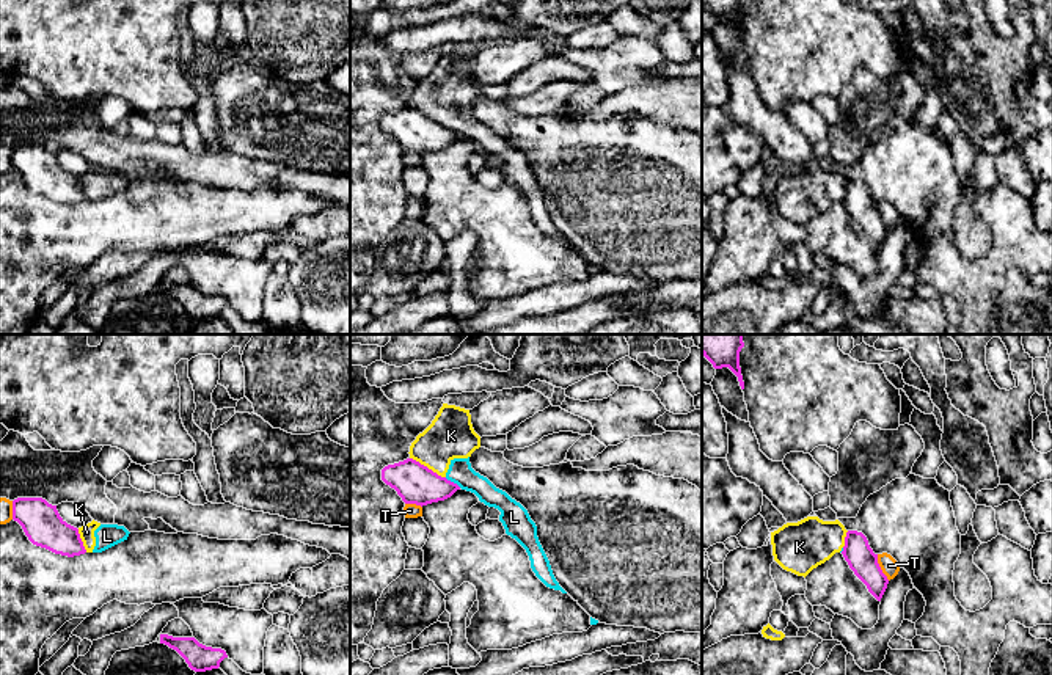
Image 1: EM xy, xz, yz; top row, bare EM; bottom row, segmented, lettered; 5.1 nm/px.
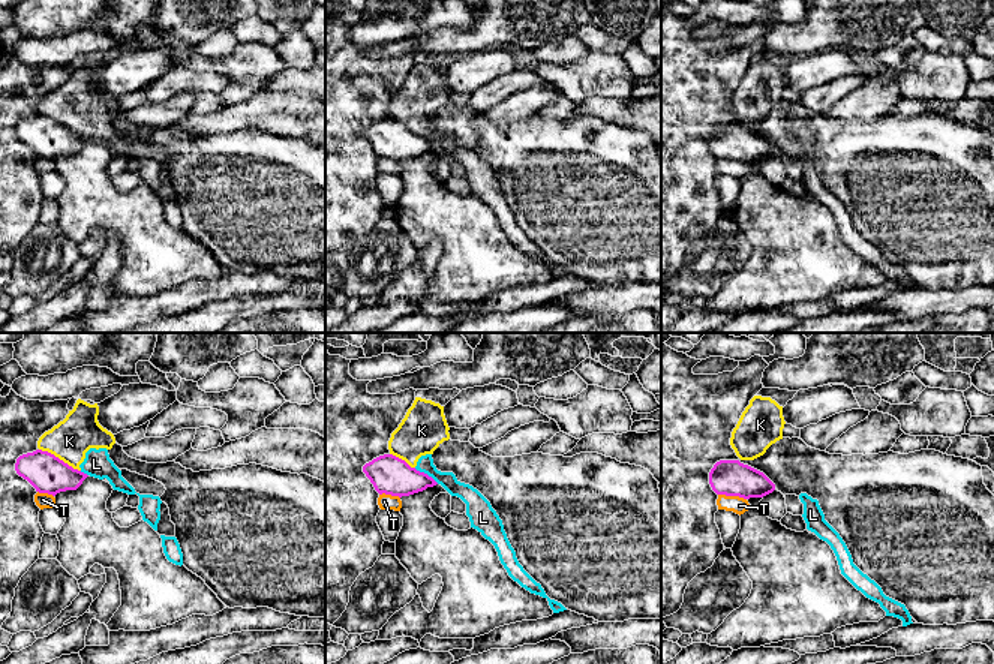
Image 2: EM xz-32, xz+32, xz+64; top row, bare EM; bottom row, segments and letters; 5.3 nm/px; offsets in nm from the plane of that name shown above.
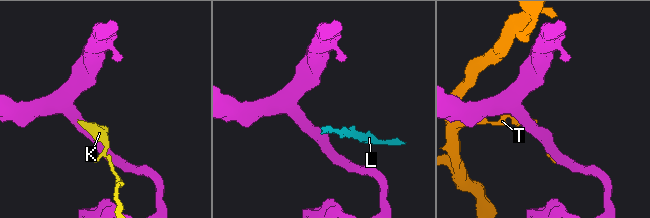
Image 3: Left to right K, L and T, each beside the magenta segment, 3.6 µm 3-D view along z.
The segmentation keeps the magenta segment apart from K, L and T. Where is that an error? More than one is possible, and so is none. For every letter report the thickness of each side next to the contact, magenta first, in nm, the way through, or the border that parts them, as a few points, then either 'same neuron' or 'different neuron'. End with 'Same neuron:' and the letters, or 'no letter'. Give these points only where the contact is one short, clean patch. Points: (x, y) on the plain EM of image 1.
K: 200/240 nm | along xz (410, 105), (445, 126) | different neuron
L: 200/120 nm | along xz (445, 126), (460, 135) | different neuron
T: 150/90 nm | different neuron
Same neuron: no letter

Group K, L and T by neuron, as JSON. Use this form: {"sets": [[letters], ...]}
{"sets": [["K", "L"], ["T"]]}

